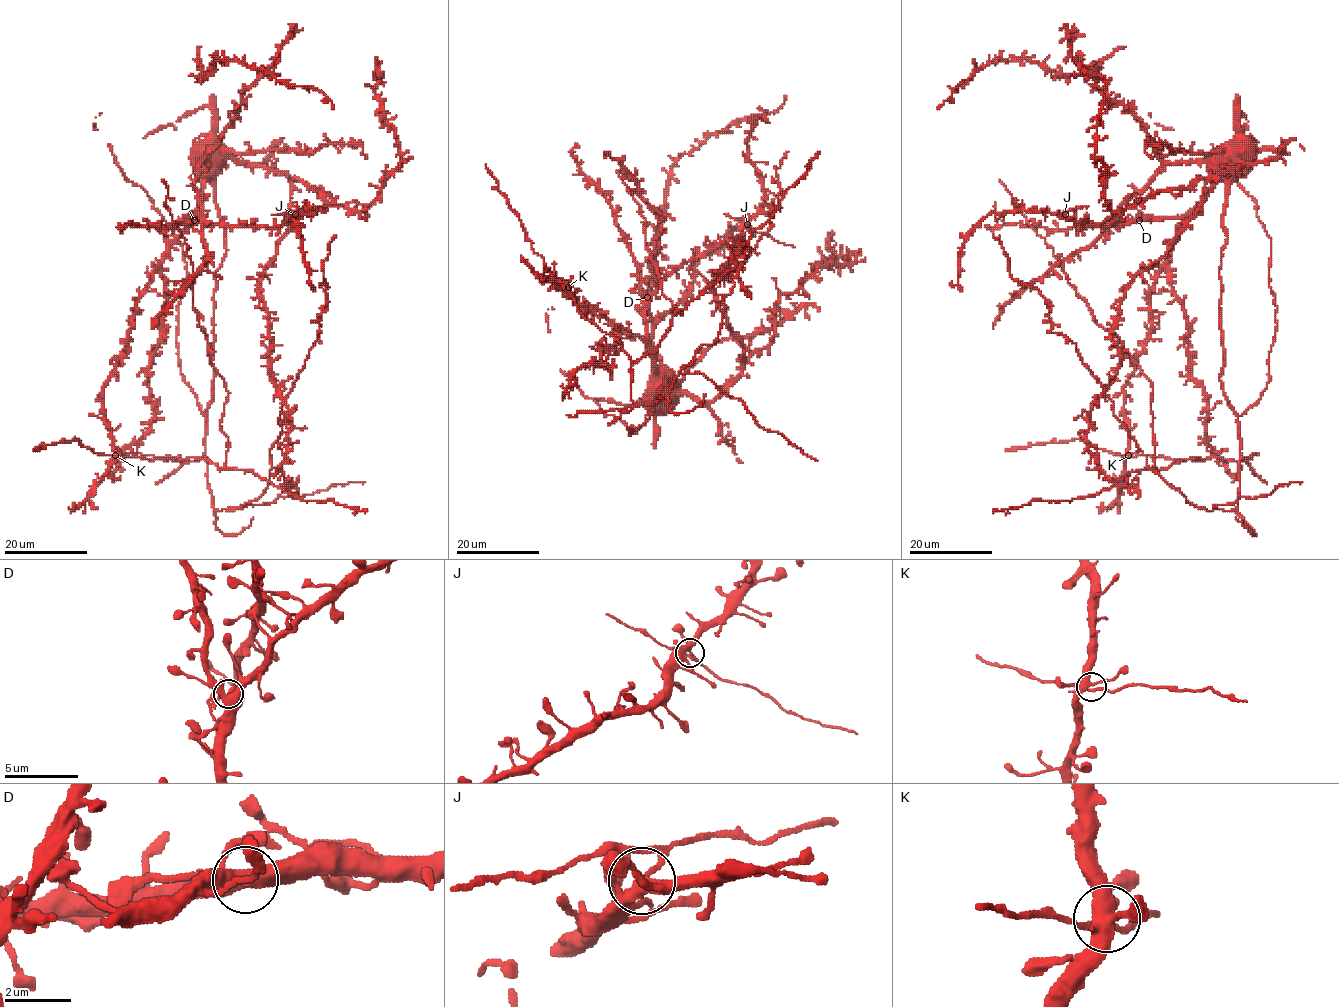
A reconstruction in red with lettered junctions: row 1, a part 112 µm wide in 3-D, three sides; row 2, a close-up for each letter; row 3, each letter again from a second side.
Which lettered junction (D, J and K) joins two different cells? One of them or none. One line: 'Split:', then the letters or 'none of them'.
Split: J

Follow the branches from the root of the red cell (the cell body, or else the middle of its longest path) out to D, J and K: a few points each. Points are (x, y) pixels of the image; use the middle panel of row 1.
D: (660, 387), (664, 378), (655, 369), (655, 357), (647, 342), (647, 297)
J: (660, 387), (664, 378), (655, 369), (655, 357), (647, 342), (647, 298), (674, 271), (732, 241), (747, 224)
K: (660, 387), (664, 378), (649, 347), (597, 309), (585, 310), (556, 283), (568, 287)

